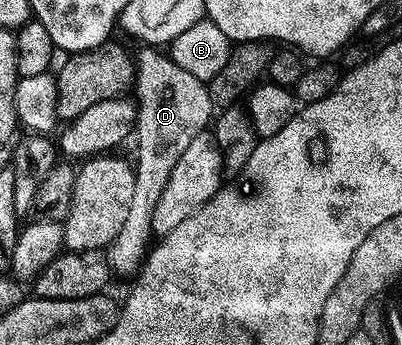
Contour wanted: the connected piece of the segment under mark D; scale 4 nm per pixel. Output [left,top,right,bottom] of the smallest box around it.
[106,48,213,280]

